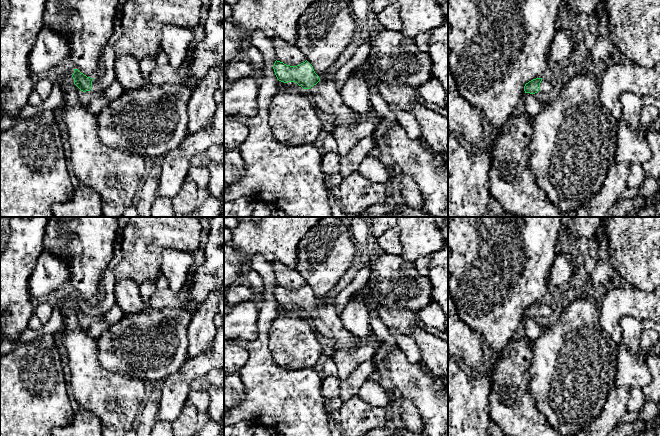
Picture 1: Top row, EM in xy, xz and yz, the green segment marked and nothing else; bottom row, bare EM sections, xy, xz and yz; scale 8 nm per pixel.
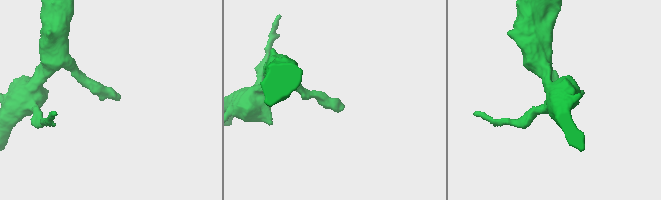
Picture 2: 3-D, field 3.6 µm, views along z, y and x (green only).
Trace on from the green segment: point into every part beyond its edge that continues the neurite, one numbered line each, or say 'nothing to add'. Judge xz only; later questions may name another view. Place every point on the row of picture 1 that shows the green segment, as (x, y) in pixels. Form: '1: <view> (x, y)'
1: xz (328, 99)

